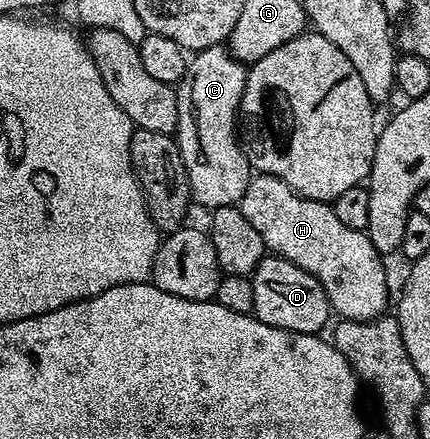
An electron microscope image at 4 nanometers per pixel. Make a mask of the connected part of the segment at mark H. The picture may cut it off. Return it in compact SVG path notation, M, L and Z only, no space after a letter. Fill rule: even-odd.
M265 173L253 176L248 182L242 199L238 202L242 215L254 226L254 231L262 235L262 243L269 254L284 257L290 263L302 267L322 283L328 296L331 312L345 321L373 321L375 317L385 316L388 305L388 273L384 270L385 258L374 247L367 232L363 229L346 227L334 215L331 204L311 201L300 197L282 179Z

